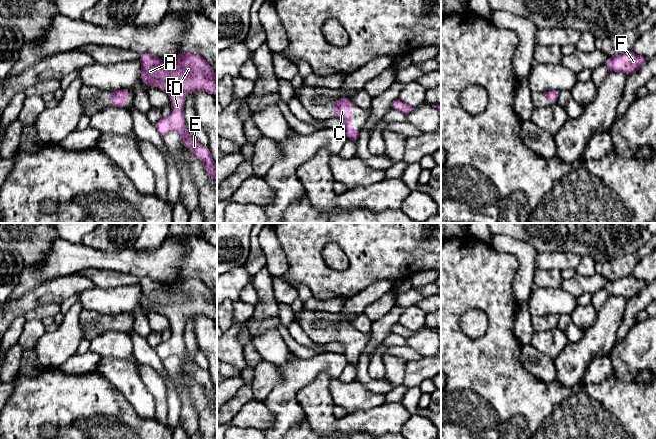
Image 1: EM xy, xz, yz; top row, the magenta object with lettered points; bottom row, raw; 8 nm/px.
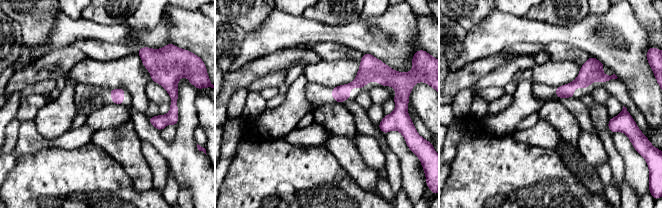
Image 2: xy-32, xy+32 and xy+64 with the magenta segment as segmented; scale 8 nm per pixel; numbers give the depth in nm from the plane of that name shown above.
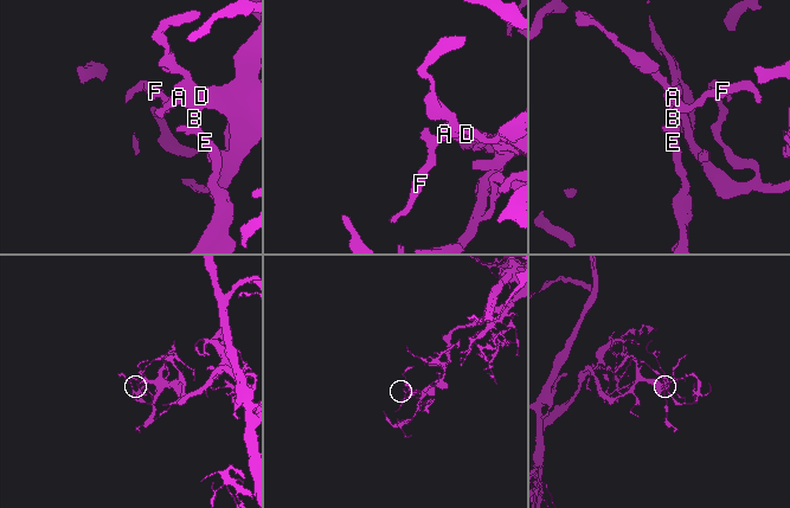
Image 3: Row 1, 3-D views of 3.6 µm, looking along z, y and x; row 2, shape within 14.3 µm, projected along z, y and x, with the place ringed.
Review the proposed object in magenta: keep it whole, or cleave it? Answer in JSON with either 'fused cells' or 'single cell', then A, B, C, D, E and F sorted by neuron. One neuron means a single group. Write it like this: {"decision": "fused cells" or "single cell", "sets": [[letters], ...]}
{"decision": "single cell", "sets": [["A", "B", "C", "D", "E", "F"]]}

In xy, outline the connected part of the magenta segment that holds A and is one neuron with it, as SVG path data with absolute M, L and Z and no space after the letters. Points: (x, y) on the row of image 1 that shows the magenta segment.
M149 53L140 55L141 81L165 91L171 100L172 112L154 124L161 136L176 131L185 146L204 164L207 174L217 178L217 167L208 146L201 145L196 137L188 134L184 119L186 95L205 91L217 96L217 77L213 68L200 55L179 53L174 59L161 60Z

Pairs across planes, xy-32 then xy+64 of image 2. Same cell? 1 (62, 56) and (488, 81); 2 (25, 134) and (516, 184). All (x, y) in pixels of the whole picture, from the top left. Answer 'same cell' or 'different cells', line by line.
1: different cells
2: different cells

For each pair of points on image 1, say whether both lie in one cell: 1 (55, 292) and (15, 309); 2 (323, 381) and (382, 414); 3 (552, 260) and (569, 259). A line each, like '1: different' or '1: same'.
1: same
2: same
3: same

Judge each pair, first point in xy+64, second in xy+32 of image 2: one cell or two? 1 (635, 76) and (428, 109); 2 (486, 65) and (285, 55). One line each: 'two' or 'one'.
1: one
2: one

